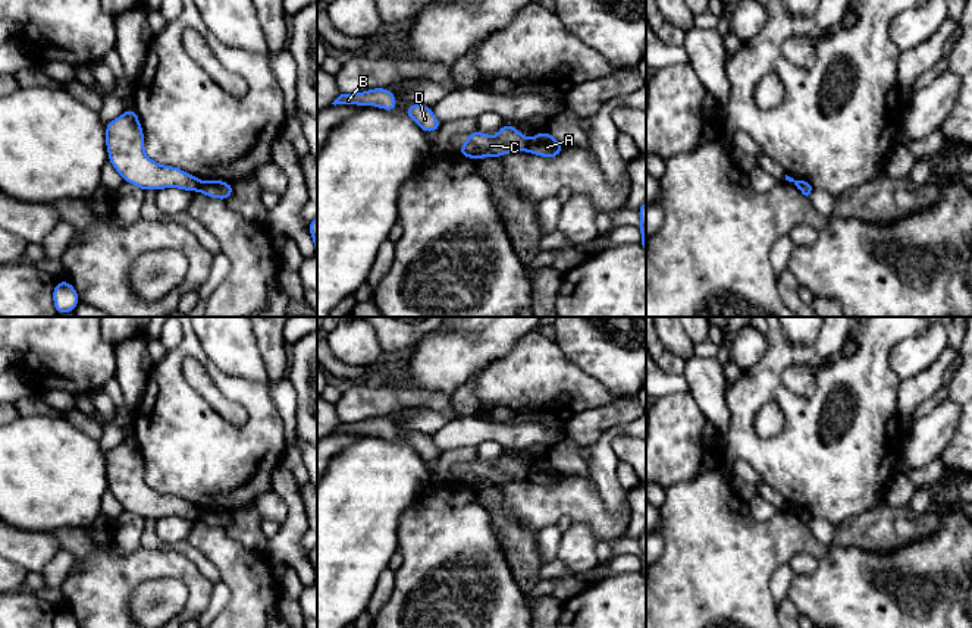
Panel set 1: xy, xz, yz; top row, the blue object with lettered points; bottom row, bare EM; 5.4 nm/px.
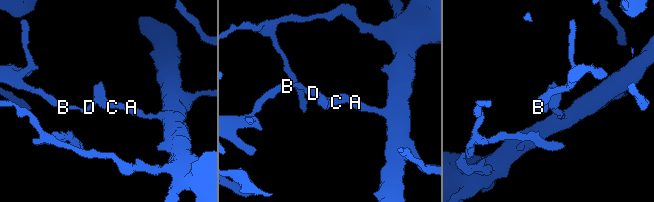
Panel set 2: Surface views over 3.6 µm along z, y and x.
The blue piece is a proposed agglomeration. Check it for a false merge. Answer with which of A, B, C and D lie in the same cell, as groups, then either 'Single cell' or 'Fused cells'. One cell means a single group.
Groups: A / B C D. Fused cells

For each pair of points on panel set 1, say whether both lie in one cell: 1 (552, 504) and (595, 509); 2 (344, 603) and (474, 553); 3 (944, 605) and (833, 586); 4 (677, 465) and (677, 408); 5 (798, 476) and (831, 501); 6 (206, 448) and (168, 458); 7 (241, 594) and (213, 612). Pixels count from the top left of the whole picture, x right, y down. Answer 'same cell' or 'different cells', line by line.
1: same cell
2: different cells
3: same cell
4: same cell
5: same cell
6: same cell
7: different cells

